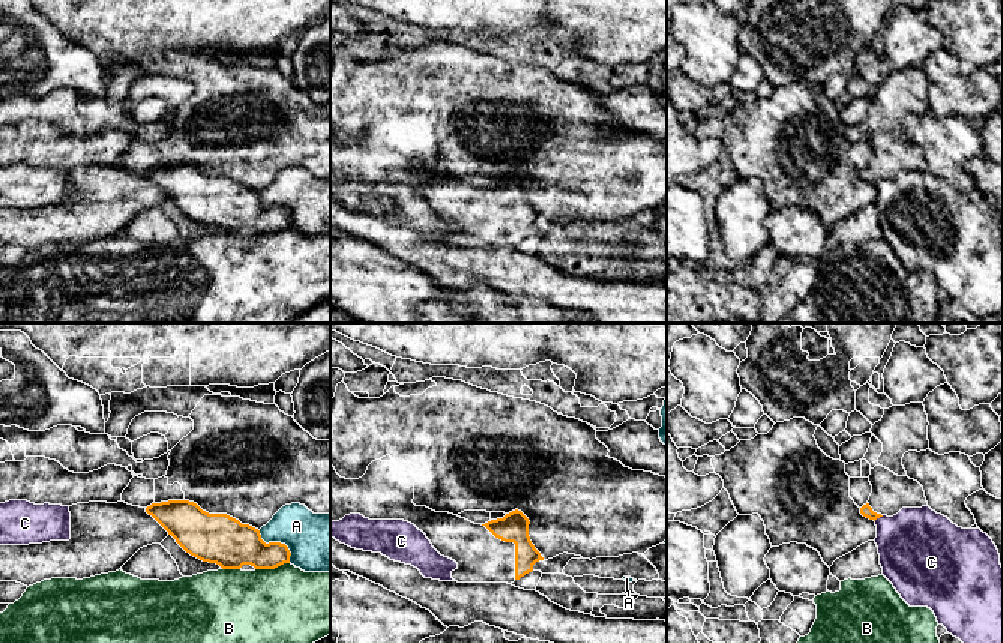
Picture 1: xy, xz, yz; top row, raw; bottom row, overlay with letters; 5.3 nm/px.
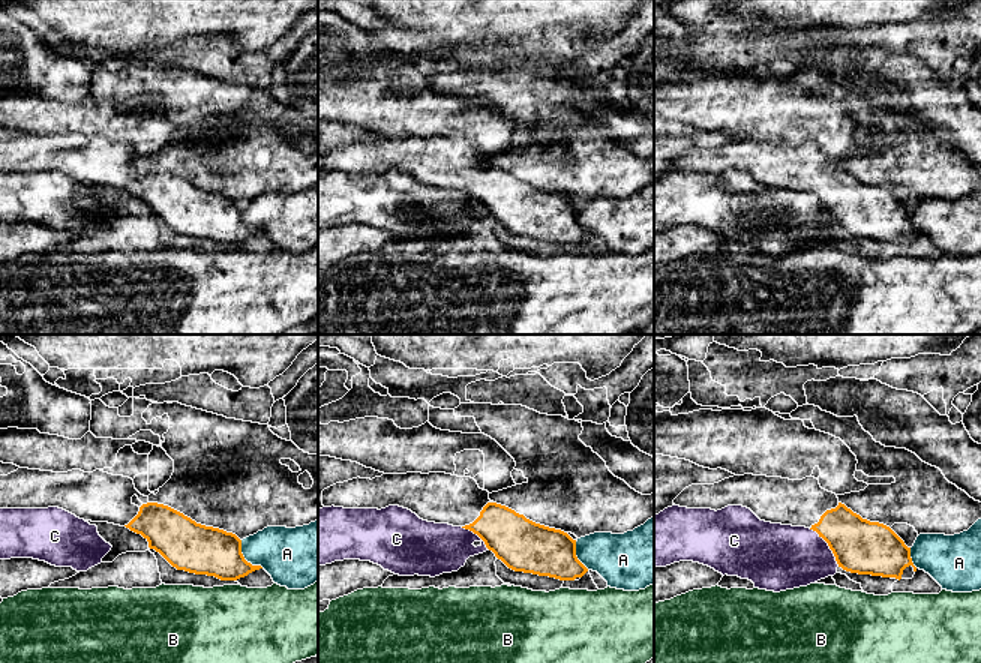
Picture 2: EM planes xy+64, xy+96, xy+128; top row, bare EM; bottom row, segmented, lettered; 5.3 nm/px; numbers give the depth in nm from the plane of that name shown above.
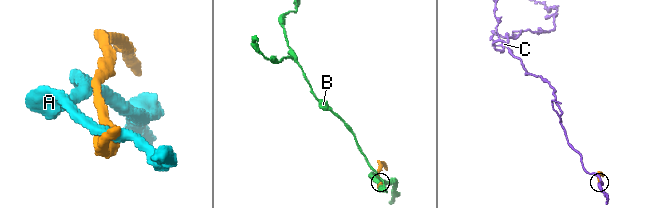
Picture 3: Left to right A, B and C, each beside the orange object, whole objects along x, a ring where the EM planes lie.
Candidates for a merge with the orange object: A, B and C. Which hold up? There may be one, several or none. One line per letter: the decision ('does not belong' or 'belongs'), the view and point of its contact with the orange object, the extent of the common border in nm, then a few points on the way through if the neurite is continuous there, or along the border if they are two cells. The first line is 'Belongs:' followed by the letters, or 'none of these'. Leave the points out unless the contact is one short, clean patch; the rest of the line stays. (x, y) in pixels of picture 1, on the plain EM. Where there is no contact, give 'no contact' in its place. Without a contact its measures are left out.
Belongs: none of these
A: does not belong; contact xy (278, 206); length 240 nm
B: does not belong; contact xy (272, 232); length 190 nm
C: does not belong; contact yz (879, 181); length 60 nm

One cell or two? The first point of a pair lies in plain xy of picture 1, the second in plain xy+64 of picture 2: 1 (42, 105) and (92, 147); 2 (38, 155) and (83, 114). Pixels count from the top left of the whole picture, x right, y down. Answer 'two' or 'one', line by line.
1: two
2: two

